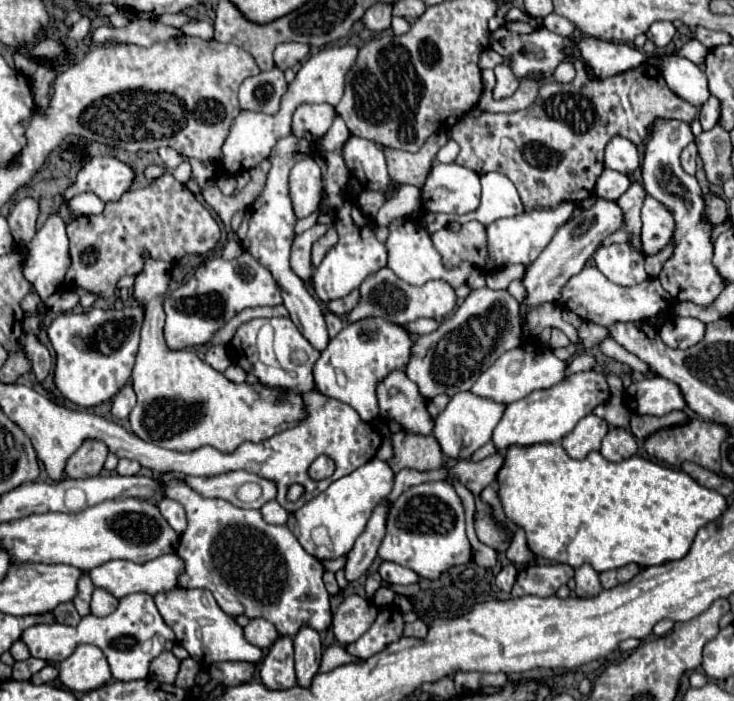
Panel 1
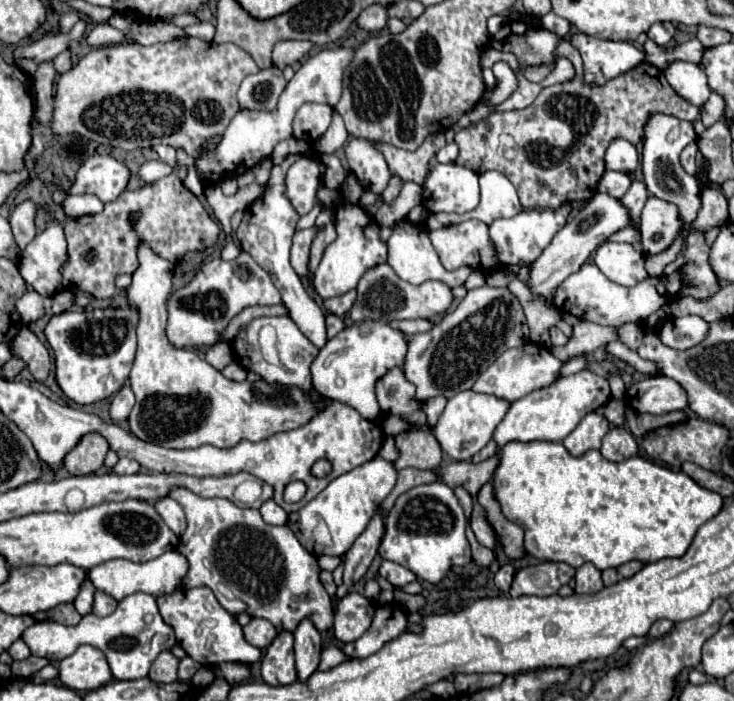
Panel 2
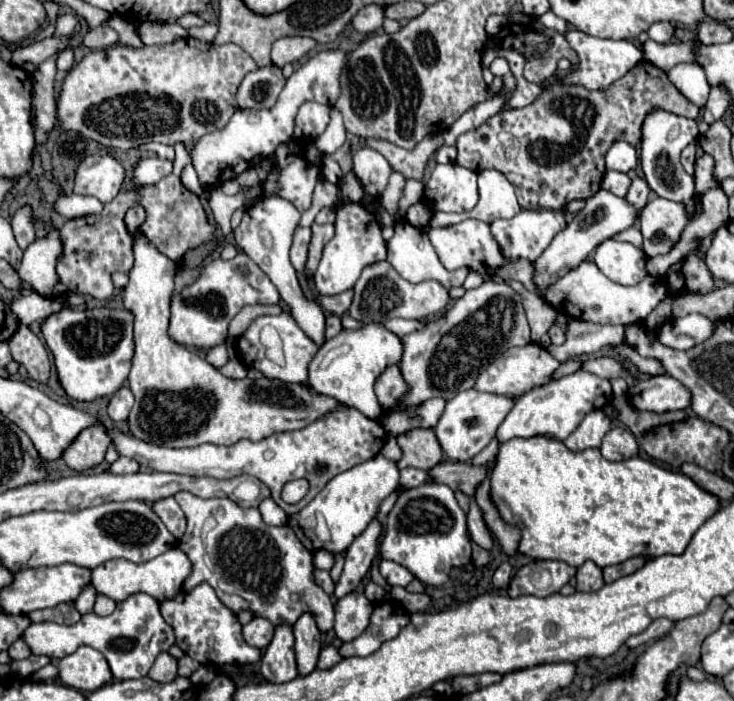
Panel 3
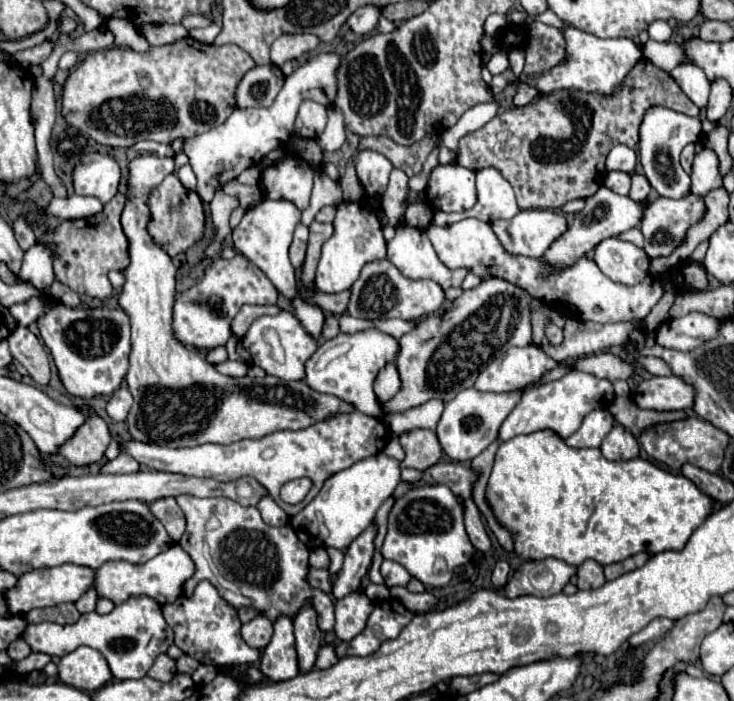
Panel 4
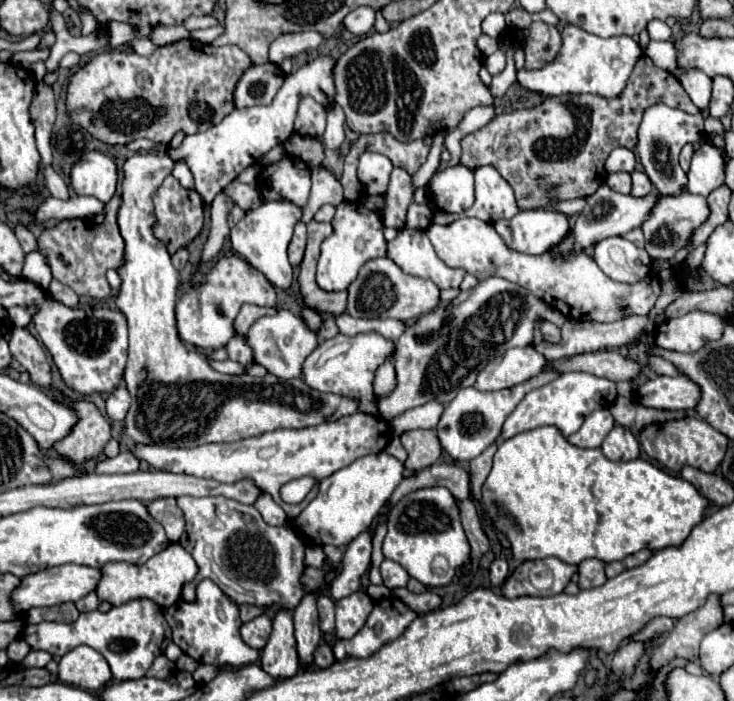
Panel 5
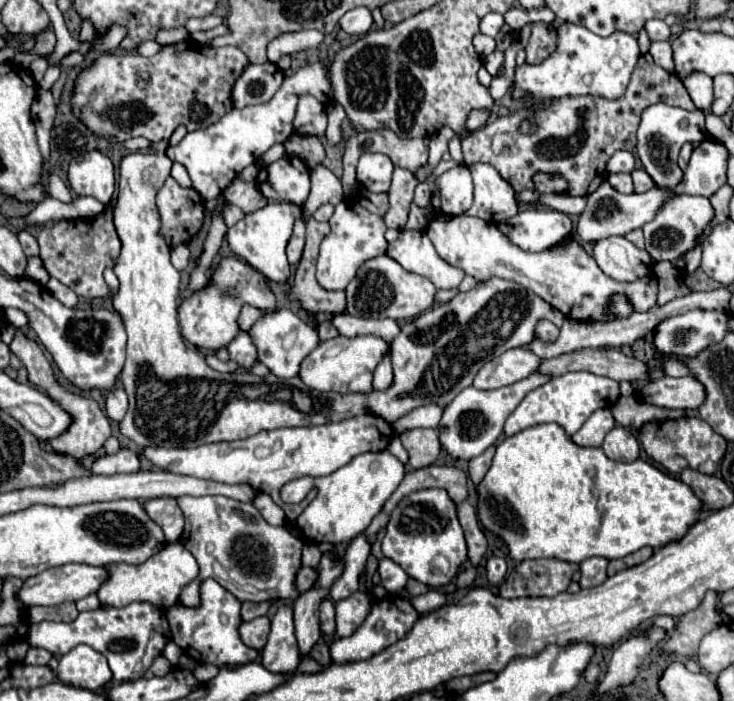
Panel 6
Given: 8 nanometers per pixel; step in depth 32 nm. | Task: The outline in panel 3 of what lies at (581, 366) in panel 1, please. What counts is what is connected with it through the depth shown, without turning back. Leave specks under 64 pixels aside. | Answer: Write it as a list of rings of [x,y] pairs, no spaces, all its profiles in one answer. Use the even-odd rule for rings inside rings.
[[[568,360],[568,362],[560,364],[560,368],[554,372],[554,378],[562,378],[562,376],[568,376],[568,374],[580,370],[580,364],[582,364],[582,360]]]

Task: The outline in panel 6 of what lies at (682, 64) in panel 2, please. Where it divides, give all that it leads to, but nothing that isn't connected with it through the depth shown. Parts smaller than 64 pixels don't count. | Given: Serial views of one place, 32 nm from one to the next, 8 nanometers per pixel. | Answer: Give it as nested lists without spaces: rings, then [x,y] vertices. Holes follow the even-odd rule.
[[[690,72],[686,78],[682,78],[682,84],[688,90],[694,106],[700,108],[702,112],[708,112],[710,104],[714,100],[714,96],[712,96],[712,78],[704,76],[702,72]]]

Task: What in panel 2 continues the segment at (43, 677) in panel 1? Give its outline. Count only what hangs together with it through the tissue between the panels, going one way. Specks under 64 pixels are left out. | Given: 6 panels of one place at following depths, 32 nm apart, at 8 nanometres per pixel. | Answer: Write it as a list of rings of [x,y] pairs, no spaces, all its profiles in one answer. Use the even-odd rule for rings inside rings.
[[[48,664],[48,666],[44,666],[40,672],[36,672],[36,674],[32,676],[32,682],[34,682],[34,684],[42,684],[42,682],[56,680],[56,676],[58,676],[58,668],[56,668],[54,664]]]

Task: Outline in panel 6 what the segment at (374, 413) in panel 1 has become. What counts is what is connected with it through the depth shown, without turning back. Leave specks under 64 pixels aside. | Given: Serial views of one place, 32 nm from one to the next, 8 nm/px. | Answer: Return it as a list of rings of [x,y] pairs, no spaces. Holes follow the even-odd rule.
[[[336,336],[332,340],[320,342],[316,350],[312,350],[302,366],[300,378],[302,382],[318,392],[340,392],[340,394],[368,394],[372,390],[372,374],[380,360],[388,354],[390,342],[380,336]]]

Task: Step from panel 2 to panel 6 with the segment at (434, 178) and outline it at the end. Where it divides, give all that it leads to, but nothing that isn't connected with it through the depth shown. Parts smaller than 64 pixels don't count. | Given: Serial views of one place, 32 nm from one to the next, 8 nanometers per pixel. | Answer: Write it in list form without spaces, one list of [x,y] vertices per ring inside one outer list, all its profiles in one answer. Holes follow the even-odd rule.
[[[456,166],[436,178],[440,194],[440,210],[444,214],[464,214],[472,206],[472,174],[466,166]]]

